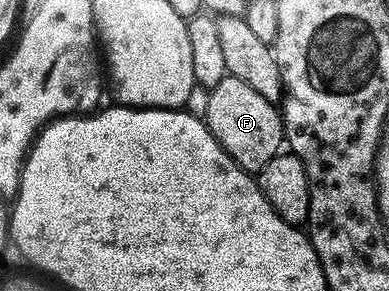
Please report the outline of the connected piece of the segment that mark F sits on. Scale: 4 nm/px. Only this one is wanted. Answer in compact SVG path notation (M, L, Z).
M225 76L213 89L209 90L210 102L203 118L211 135L235 159L235 163L246 173L258 174L286 144L283 113L274 102L263 99L259 91L247 87L243 79Z

